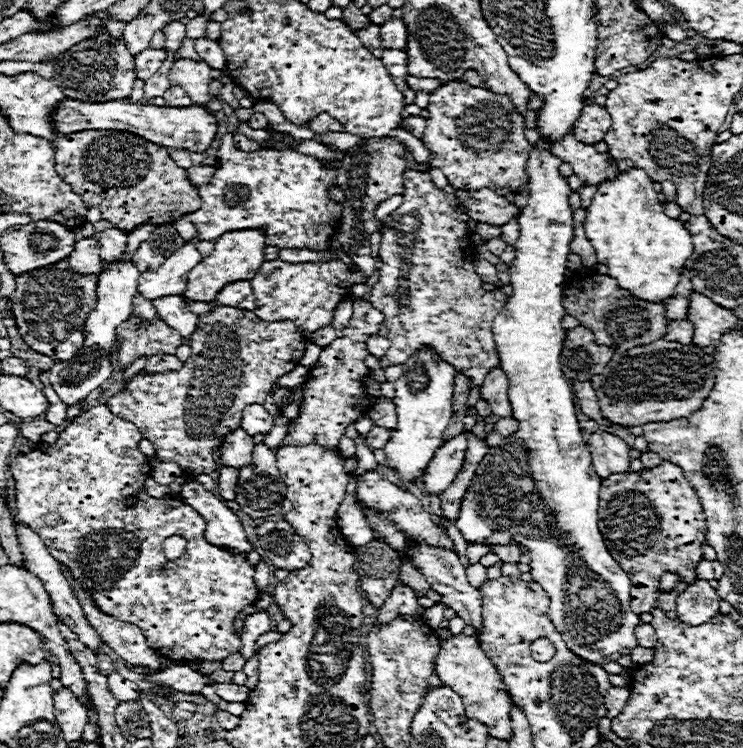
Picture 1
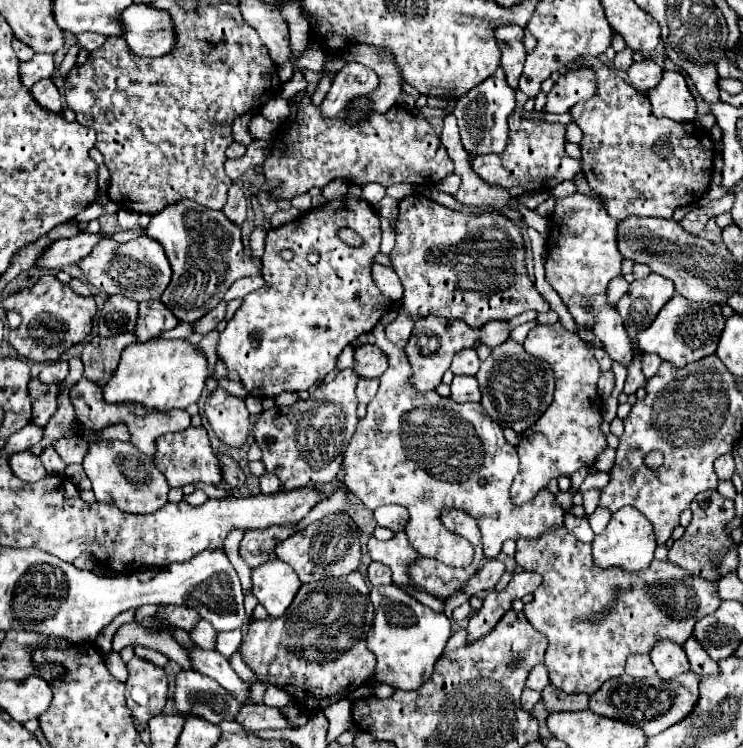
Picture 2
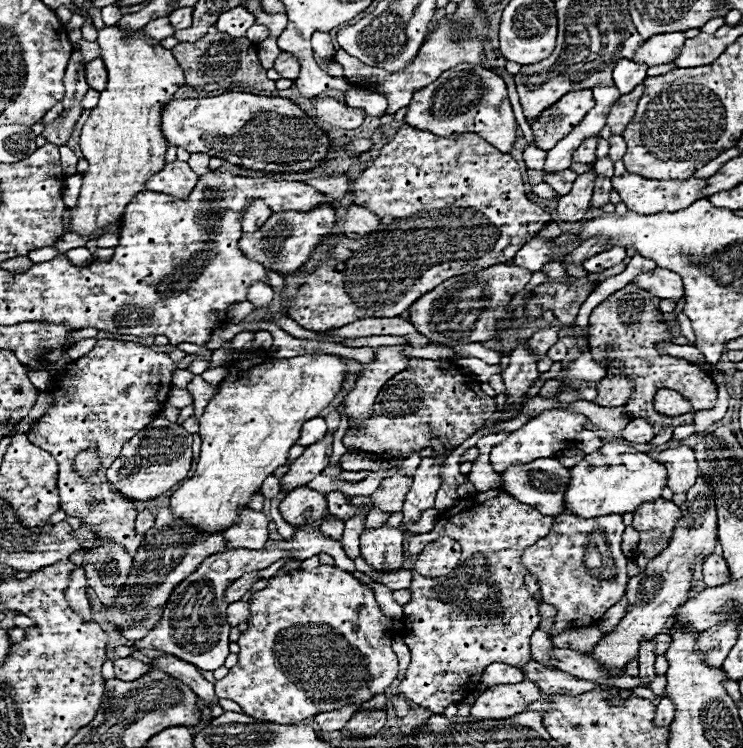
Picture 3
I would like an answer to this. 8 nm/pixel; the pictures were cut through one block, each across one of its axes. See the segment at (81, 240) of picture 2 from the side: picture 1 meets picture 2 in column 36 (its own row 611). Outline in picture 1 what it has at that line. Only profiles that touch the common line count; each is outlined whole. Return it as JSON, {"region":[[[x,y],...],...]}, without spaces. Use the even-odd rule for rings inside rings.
{"region":[[[266,610],[246,616],[244,626],[240,630],[240,646],[242,646],[240,652],[246,660],[250,660],[254,656],[254,644],[256,644],[258,636],[262,636],[264,632],[270,632],[270,630],[272,630],[272,620]]]}

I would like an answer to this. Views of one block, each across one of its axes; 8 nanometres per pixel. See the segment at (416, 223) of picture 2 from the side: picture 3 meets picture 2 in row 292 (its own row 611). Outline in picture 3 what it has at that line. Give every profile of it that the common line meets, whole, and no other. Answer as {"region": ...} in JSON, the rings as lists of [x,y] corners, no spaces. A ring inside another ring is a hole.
{"region":[[[488,490],[458,500],[452,508],[440,514],[434,530],[410,538],[410,558],[416,558],[426,544],[438,536],[452,536],[462,544],[462,562],[448,576],[436,580],[414,574],[410,586],[412,600],[404,604],[404,632],[408,634],[402,634],[402,638],[412,652],[412,662],[398,686],[404,698],[432,710],[434,714],[442,714],[448,704],[462,702],[476,690],[486,666],[494,662],[520,666],[530,660],[530,636],[542,618],[538,614],[540,600],[536,600],[524,586],[524,576],[528,572],[520,572],[520,558],[528,546],[542,536],[548,536],[552,524],[554,516],[544,516],[536,508],[520,504],[516,498],[500,490]]]}

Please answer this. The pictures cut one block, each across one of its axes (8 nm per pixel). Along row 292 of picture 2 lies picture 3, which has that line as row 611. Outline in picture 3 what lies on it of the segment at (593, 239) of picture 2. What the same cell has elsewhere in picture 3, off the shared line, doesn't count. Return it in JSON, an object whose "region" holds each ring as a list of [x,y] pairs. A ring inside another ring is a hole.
{"region":[[[574,514],[556,516],[552,532],[526,548],[524,566],[538,578],[542,602],[558,608],[556,624],[550,636],[556,636],[570,628],[592,626],[600,620],[608,608],[618,604],[624,596],[628,574],[626,556],[622,554],[622,516],[580,518]]]}

